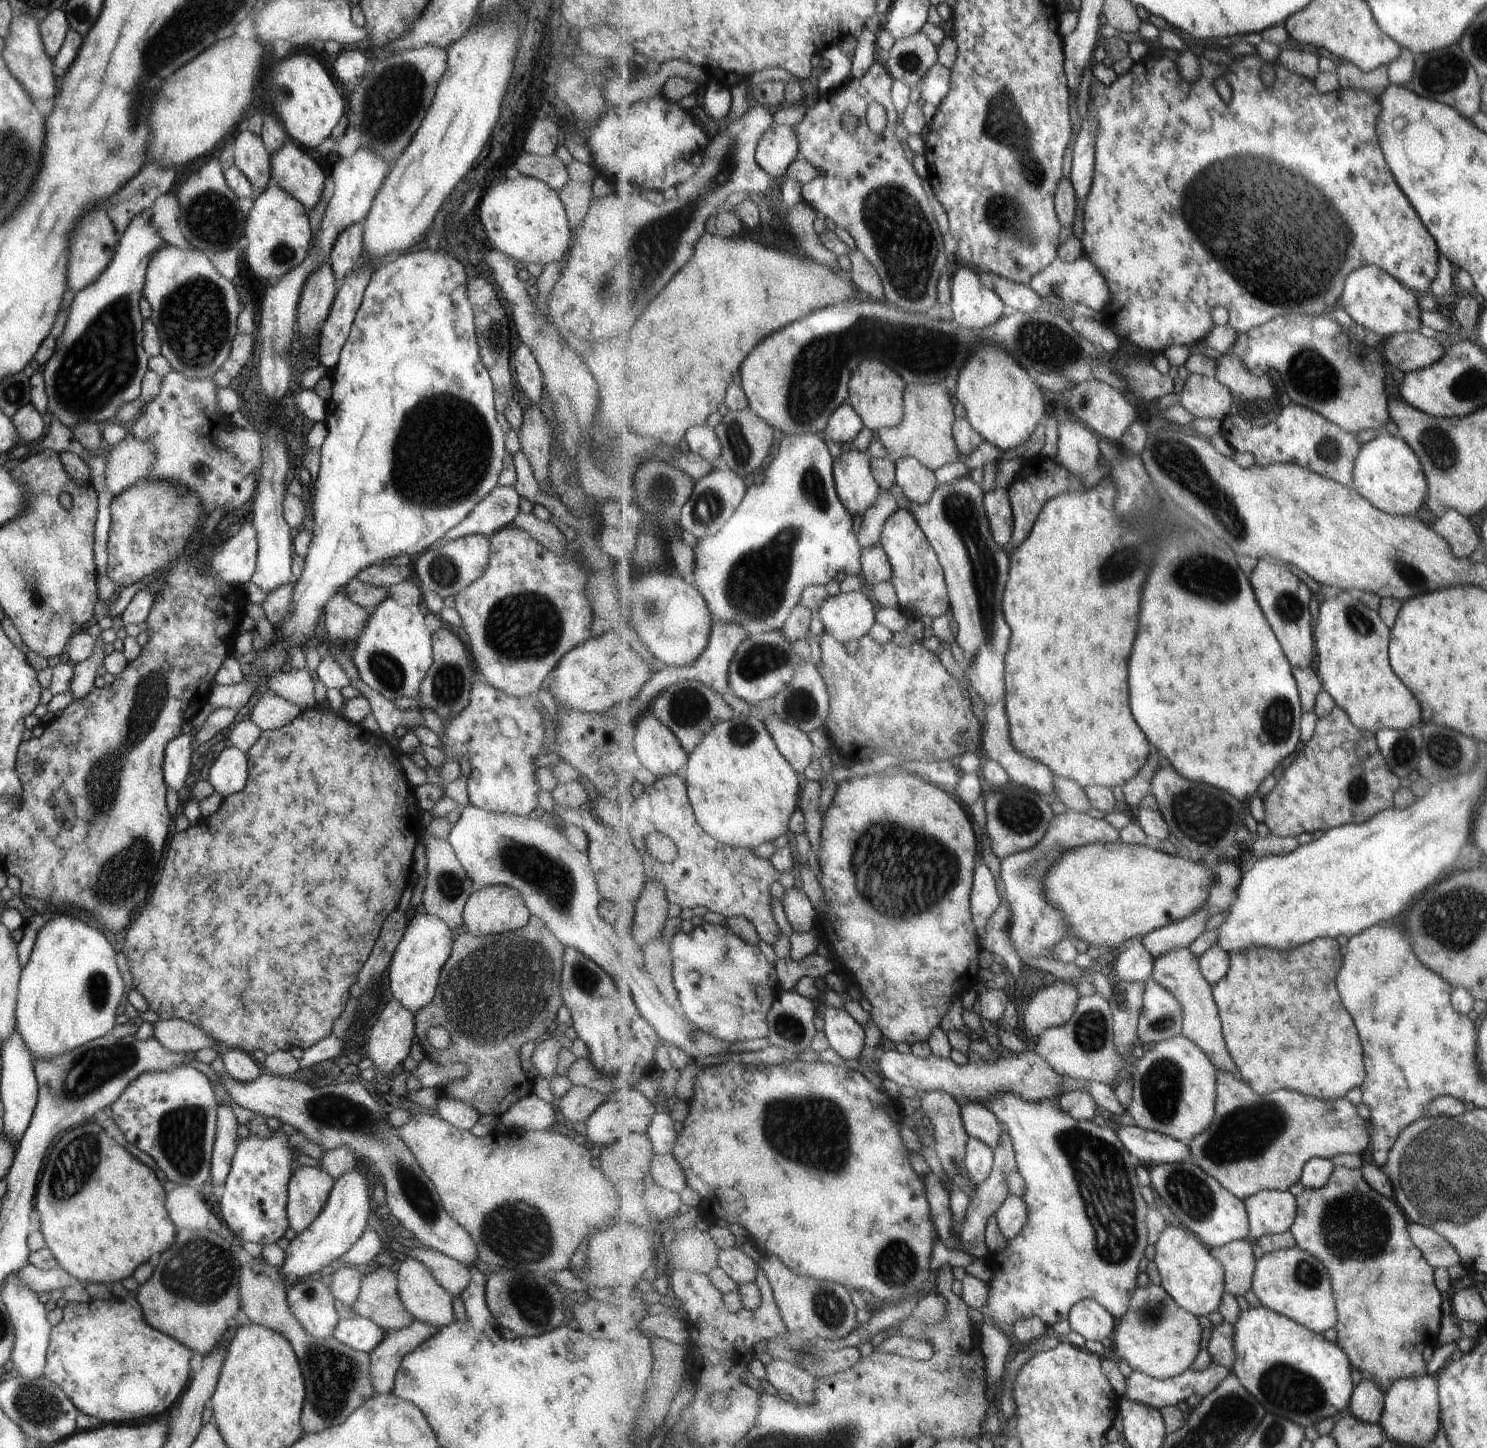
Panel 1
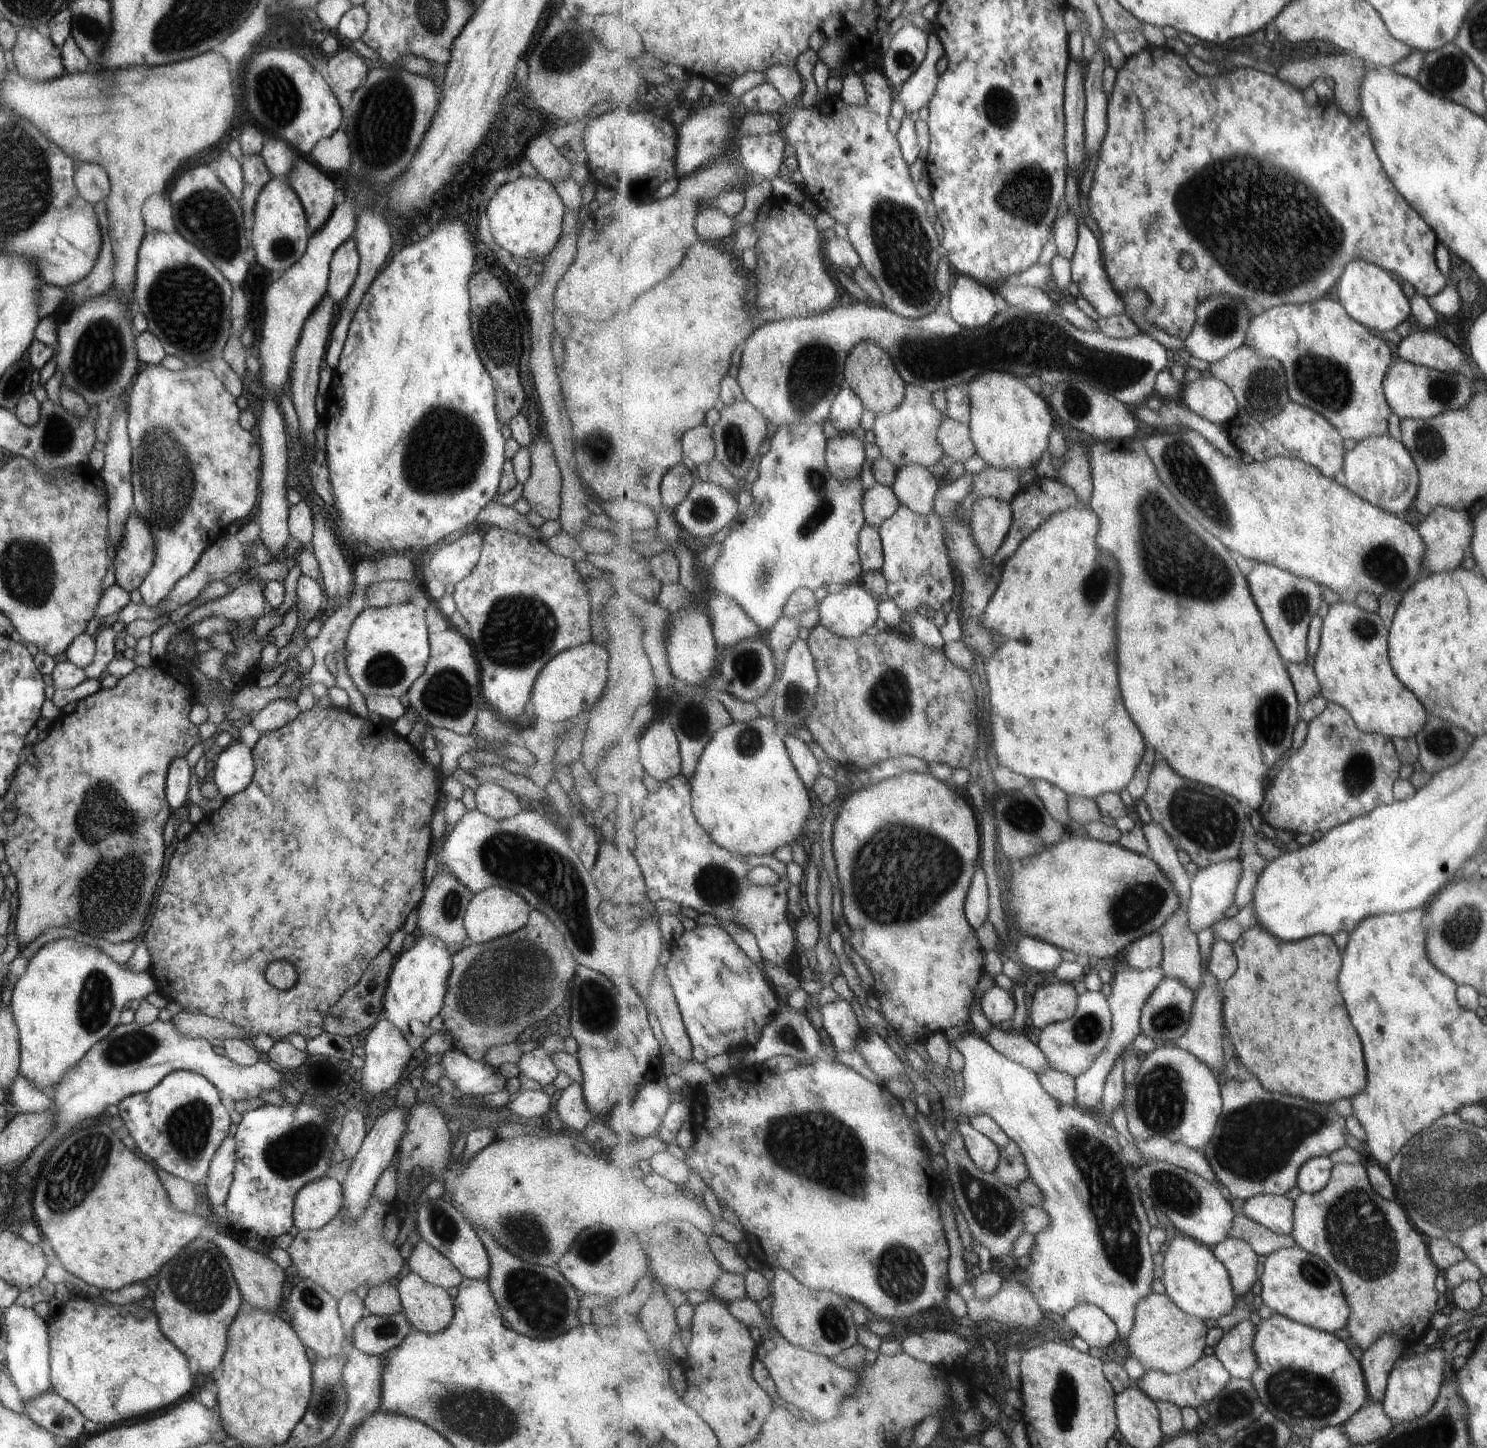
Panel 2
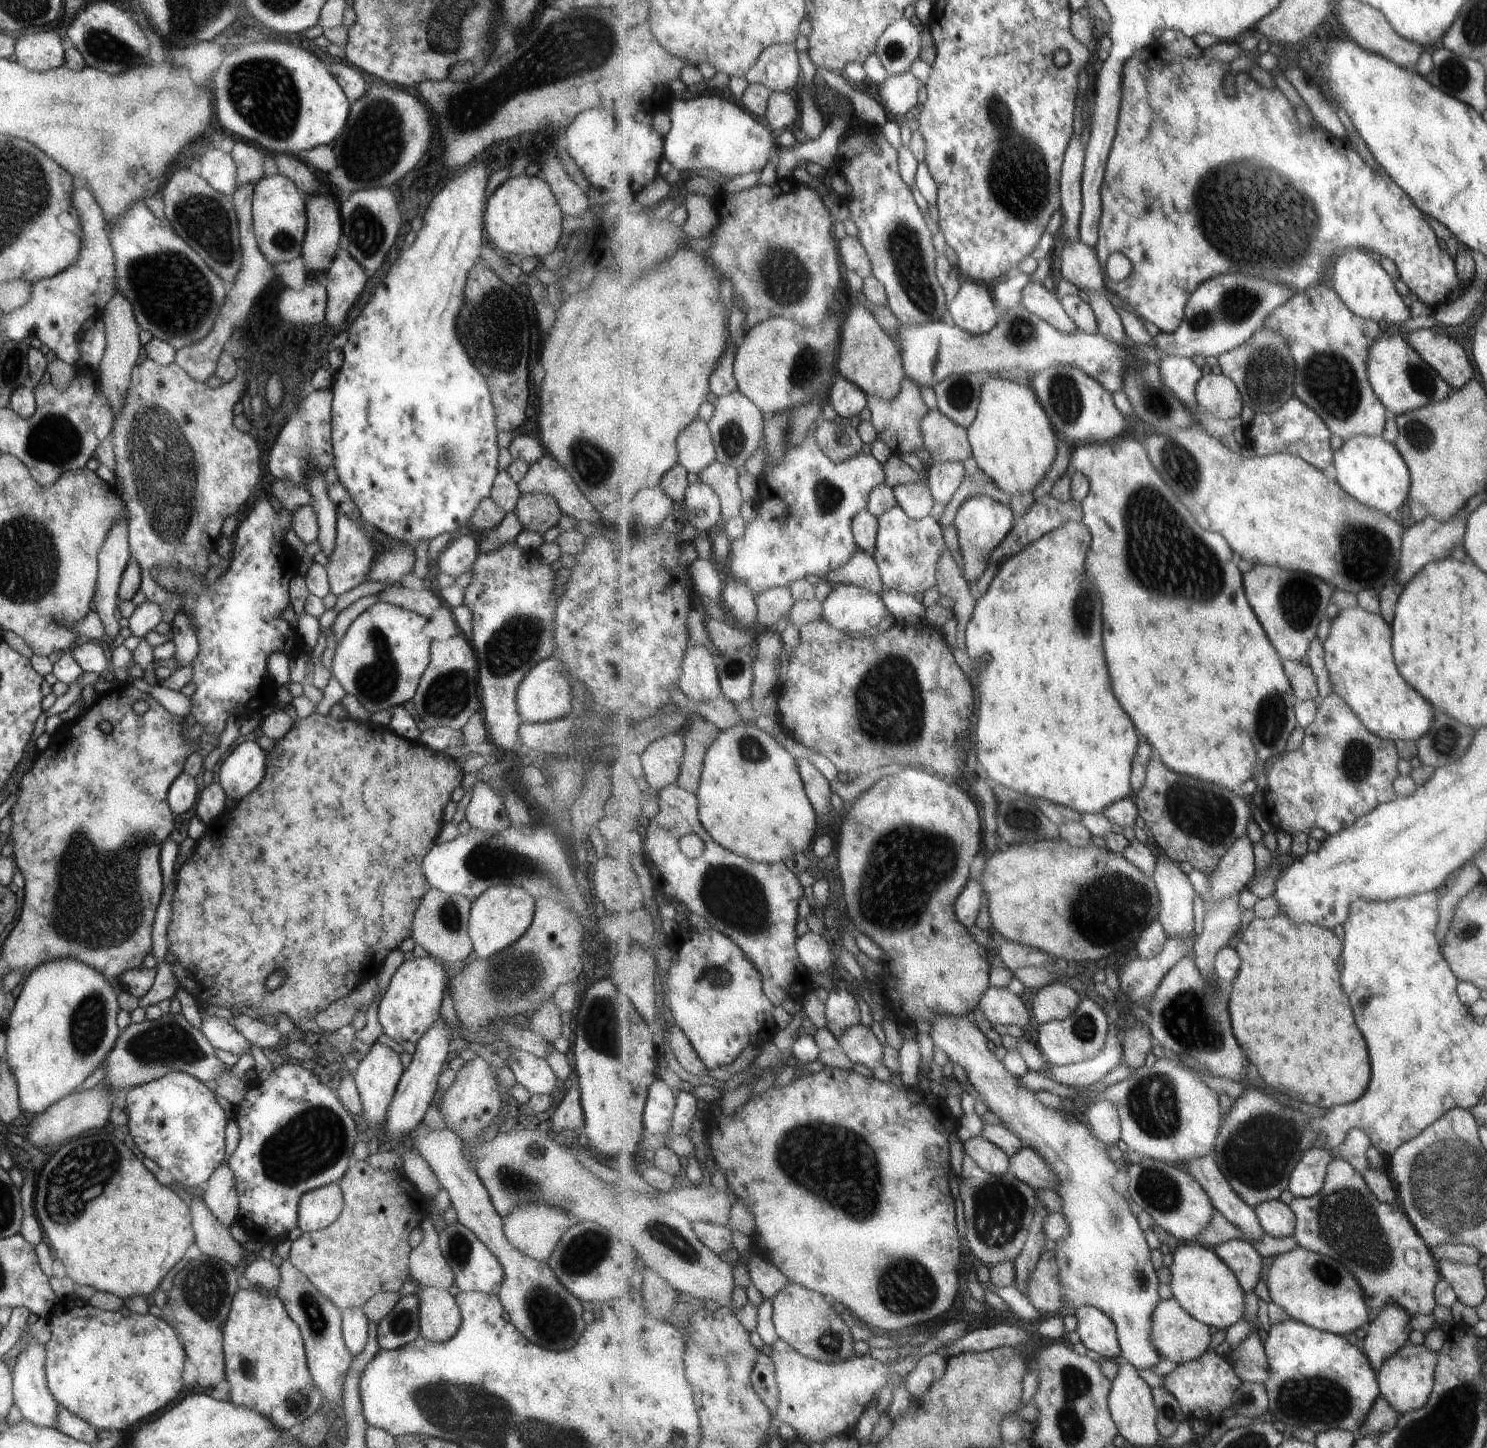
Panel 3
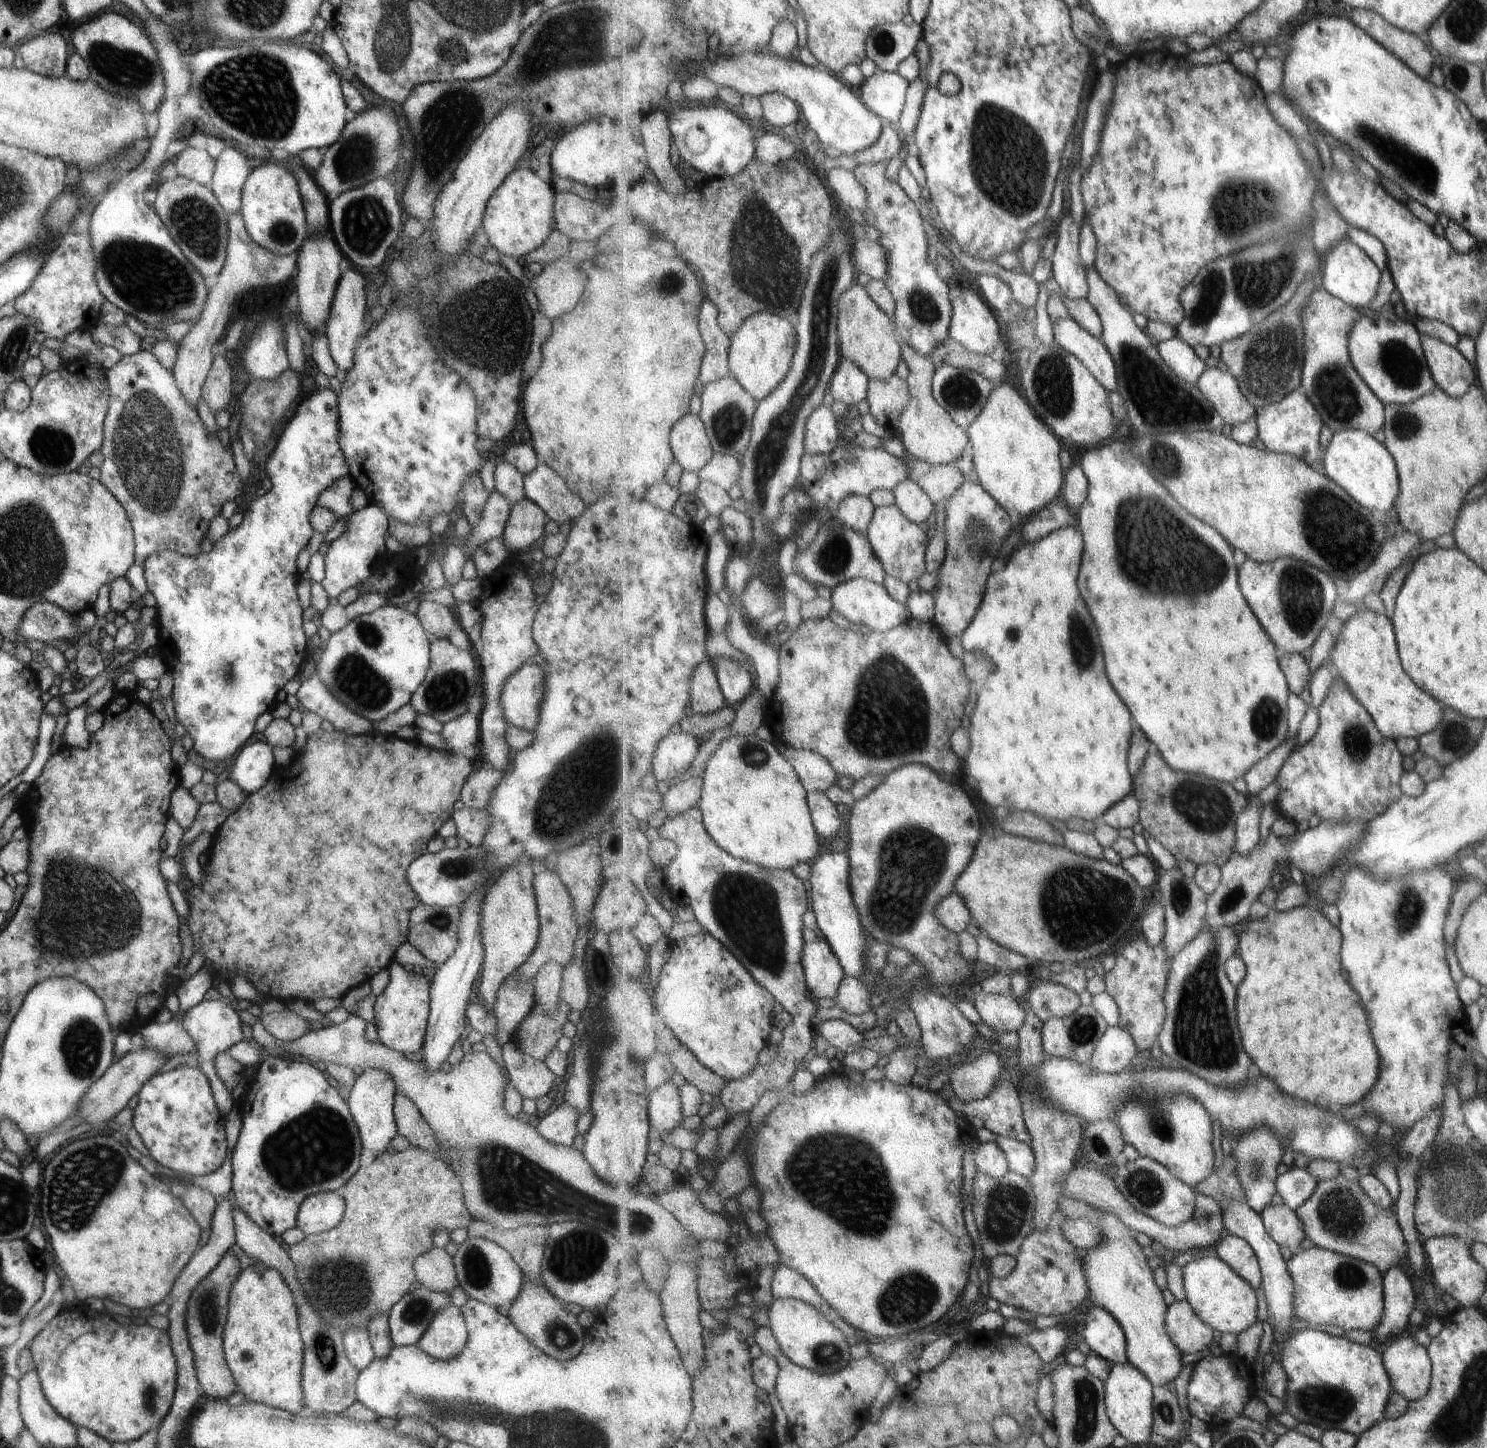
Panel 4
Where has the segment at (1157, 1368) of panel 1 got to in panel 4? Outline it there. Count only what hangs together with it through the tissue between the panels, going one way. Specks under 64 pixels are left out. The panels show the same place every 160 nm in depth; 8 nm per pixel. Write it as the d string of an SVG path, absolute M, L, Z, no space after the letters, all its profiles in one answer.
M1187 1299L1175 1301L1170 1306L1166 1328L1176 1348L1185 1355L1197 1354L1213 1347L1215 1330L1201 1320Z

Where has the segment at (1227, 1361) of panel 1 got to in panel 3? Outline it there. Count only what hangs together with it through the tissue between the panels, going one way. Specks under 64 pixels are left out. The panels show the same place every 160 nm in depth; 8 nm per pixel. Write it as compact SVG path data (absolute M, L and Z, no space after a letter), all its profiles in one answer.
M1252 1329L1252 1333L1245 1340L1231 1348L1232 1351L1226 1358L1243 1382L1269 1382L1271 1364L1257 1332Z

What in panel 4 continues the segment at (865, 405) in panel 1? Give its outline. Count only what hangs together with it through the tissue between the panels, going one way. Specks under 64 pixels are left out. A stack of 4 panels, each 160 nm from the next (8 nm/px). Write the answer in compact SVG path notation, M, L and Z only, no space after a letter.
M855 283L841 298L838 337L841 359L855 364L871 381L892 380L903 359L900 338L893 318L873 302L866 287Z

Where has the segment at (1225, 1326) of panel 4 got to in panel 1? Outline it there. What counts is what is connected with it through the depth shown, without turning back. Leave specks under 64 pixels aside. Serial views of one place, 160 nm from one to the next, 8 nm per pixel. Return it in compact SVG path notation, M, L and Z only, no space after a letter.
M1167 1225L1165 1234L1157 1242L1156 1257L1161 1274L1161 1284L1169 1296L1181 1305L1181 1308L1197 1316L1207 1316L1217 1312L1223 1294L1226 1290L1226 1272L1224 1264L1213 1256L1211 1248L1197 1236L1181 1225L1179 1227Z

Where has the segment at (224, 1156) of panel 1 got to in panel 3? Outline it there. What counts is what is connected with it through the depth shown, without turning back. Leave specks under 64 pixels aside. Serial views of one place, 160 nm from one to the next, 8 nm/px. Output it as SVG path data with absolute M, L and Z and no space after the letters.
M219 1164L213 1174L207 1178L207 1188L205 1188L202 1202L213 1218L229 1230L231 1224L236 1223L237 1200L233 1184L233 1174L227 1164Z

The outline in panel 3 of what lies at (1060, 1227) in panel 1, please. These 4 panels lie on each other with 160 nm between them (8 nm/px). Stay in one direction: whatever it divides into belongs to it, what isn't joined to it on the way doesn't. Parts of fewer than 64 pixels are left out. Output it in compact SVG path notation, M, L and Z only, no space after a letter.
M937 1016L931 1024L931 1040L934 1049L943 1052L953 1064L959 1064L969 1074L971 1085L979 1094L988 1110L1003 1120L1008 1130L1015 1132L1026 1146L1037 1150L1045 1162L1049 1162L1051 1170L1057 1172L1059 1186L1057 1191L1063 1198L1062 1214L1069 1222L1071 1234L1063 1240L1057 1241L1053 1249L1057 1266L1059 1266L1059 1278L1065 1294L1065 1304L1074 1312L1084 1305L1092 1305L1105 1312L1116 1323L1122 1357L1137 1370L1153 1370L1154 1366L1164 1357L1153 1346L1153 1312L1161 1302L1159 1296L1160 1278L1152 1262L1152 1251L1145 1238L1146 1232L1141 1230L1139 1220L1125 1196L1117 1194L1113 1188L1115 1174L1121 1172L1115 1162L1109 1158L1109 1152L1105 1144L1089 1130L1088 1124L1081 1124L1077 1118L1071 1118L1063 1112L1047 1107L1037 1096L1023 1088L1020 1078L1015 1078L1011 1072L1007 1072L1005 1064L997 1058L995 1049L989 1043L988 1037L977 1026L972 1016Z

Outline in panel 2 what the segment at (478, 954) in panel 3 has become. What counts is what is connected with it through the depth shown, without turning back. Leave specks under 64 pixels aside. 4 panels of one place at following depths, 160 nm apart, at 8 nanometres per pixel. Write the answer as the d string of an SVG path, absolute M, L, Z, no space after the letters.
M488 887L477 892L467 904L463 927L466 931L466 942L481 944L499 936L515 932L526 924L530 912L529 904L511 888Z

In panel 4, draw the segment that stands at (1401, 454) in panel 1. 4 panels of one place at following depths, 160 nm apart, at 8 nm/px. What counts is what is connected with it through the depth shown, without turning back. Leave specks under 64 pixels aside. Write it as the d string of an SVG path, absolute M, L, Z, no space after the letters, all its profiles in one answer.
M1341 429L1335 430L1333 438L1326 449L1324 456L1324 468L1326 476L1335 480L1353 499L1363 506L1367 506L1369 510L1381 510L1381 512L1389 512L1395 508L1400 498L1400 472L1398 470L1396 460L1392 453L1381 444L1377 438L1370 436L1367 432L1360 429Z

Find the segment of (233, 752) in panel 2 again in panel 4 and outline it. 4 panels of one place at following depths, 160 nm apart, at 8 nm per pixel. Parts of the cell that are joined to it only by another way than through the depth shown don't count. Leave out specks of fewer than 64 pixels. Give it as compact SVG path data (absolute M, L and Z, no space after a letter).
M259 738L241 748L225 777L249 795L265 784L274 767L272 748Z

